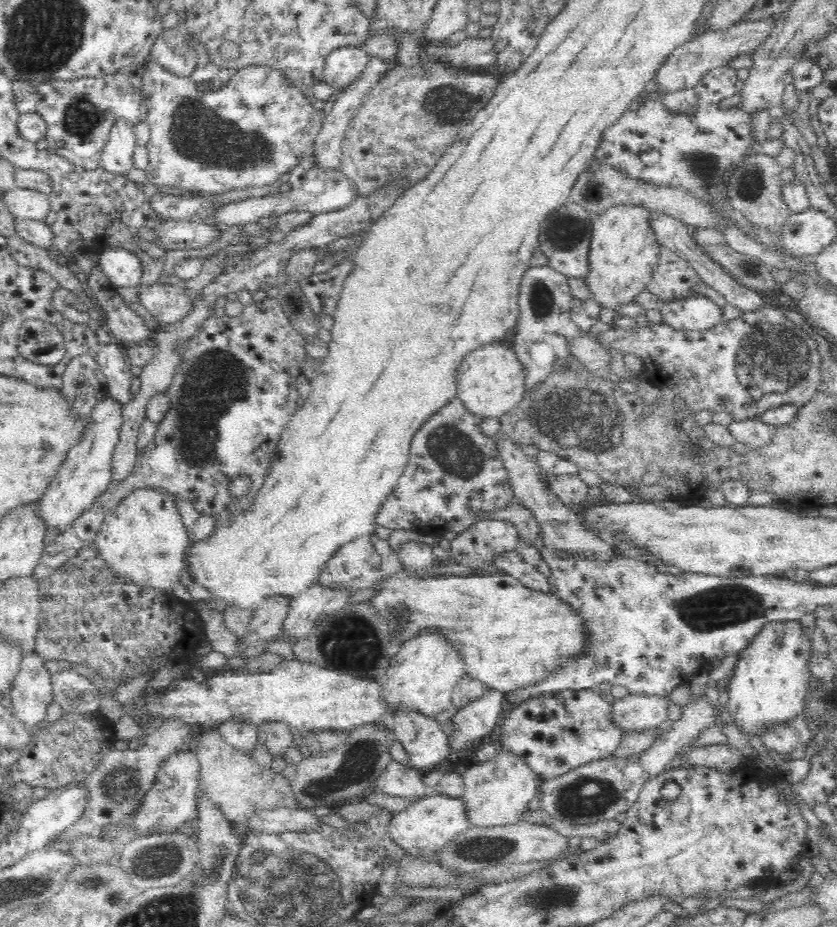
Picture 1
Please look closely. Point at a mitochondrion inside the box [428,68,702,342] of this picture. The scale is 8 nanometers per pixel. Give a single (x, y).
(565, 233)

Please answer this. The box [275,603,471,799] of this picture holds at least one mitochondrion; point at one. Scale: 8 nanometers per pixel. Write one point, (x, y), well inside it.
(351, 641)

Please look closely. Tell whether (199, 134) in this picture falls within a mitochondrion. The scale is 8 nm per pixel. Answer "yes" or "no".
yes

